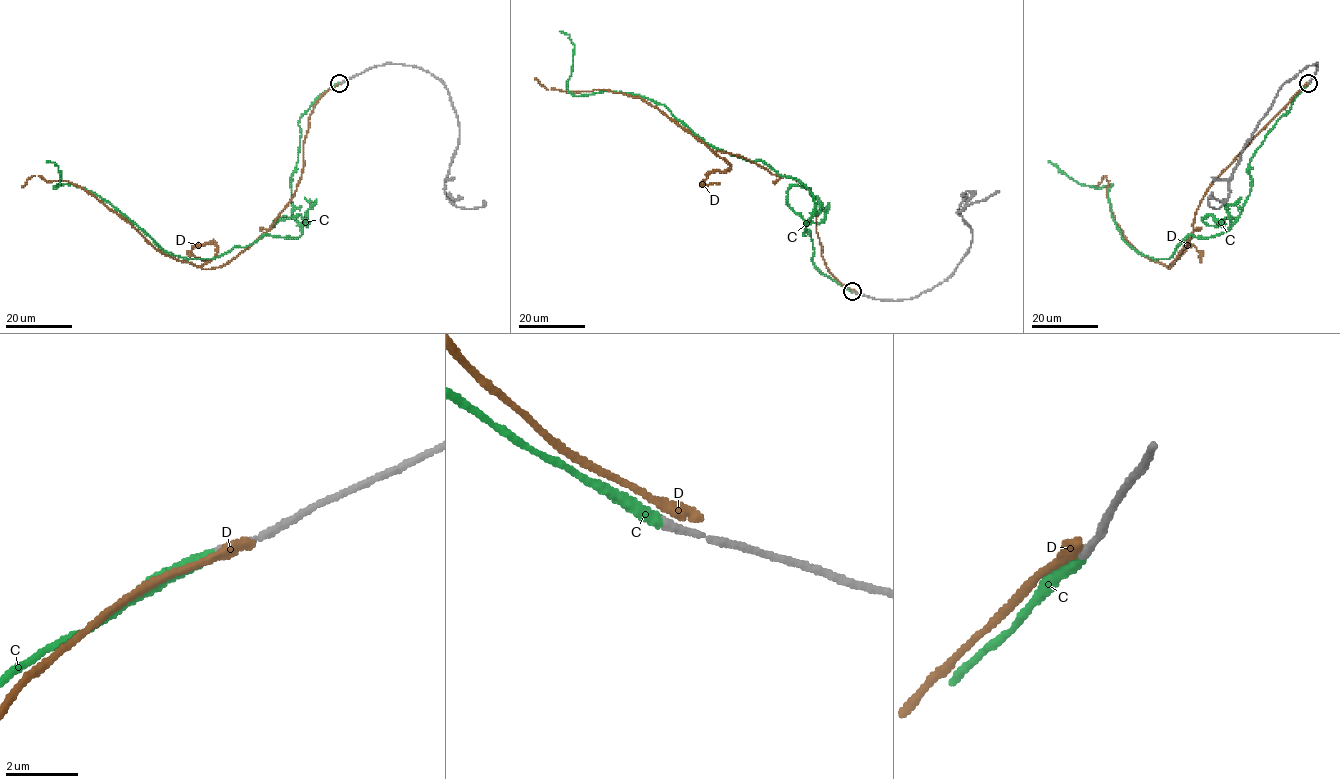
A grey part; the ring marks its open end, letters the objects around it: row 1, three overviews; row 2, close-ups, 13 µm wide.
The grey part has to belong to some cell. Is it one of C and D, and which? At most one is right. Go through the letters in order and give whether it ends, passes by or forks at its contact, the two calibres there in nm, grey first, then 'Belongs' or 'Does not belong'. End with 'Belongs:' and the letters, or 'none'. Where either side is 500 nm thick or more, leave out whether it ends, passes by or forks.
C: It ends there. Thickness 260 nm (grey) against 360 nm. Belongs
D: It ends there. Thickness 280 nm (grey) against 380 nm. Does not belong
Belongs: C

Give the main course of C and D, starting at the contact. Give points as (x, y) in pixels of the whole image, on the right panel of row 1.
C: (1309, 83), (1251, 159), (1239, 217), (1189, 235), (1167, 259), (1122, 239), (1112, 184), (1079, 184), (1047, 161)
D: (1308, 82), (1208, 188), (1196, 209), (1191, 236), (1169, 268), (1126, 238), (1110, 209), (1106, 175), (1094, 187)

